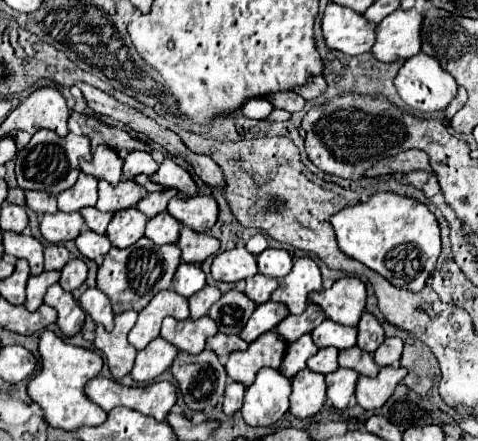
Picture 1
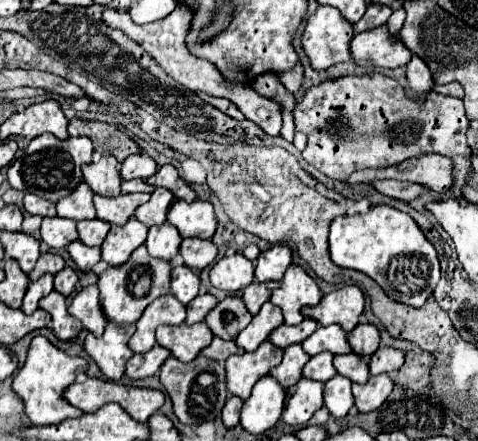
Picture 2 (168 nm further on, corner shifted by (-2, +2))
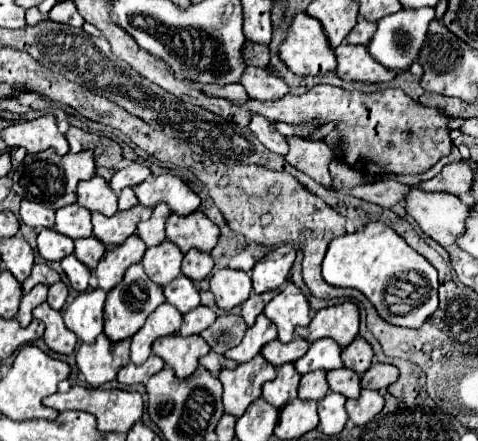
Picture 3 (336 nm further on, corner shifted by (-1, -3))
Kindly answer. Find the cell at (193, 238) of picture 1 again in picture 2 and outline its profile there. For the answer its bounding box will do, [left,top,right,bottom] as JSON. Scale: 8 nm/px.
[179,239,217,271]

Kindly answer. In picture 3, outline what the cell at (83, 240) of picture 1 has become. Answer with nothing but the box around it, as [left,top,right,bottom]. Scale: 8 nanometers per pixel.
[62,254,92,292]

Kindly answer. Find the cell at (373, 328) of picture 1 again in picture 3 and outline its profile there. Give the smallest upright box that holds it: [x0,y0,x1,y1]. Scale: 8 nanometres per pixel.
[342,336,374,374]

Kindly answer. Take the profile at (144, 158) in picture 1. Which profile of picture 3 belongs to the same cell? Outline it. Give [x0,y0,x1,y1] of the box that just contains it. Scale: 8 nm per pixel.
[110,162,150,194]

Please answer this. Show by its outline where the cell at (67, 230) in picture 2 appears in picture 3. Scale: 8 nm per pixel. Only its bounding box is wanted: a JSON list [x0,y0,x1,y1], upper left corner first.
[38,228,74,260]

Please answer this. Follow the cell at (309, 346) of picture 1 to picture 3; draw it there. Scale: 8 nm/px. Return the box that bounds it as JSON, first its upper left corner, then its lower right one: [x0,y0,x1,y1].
[262,364,300,408]

